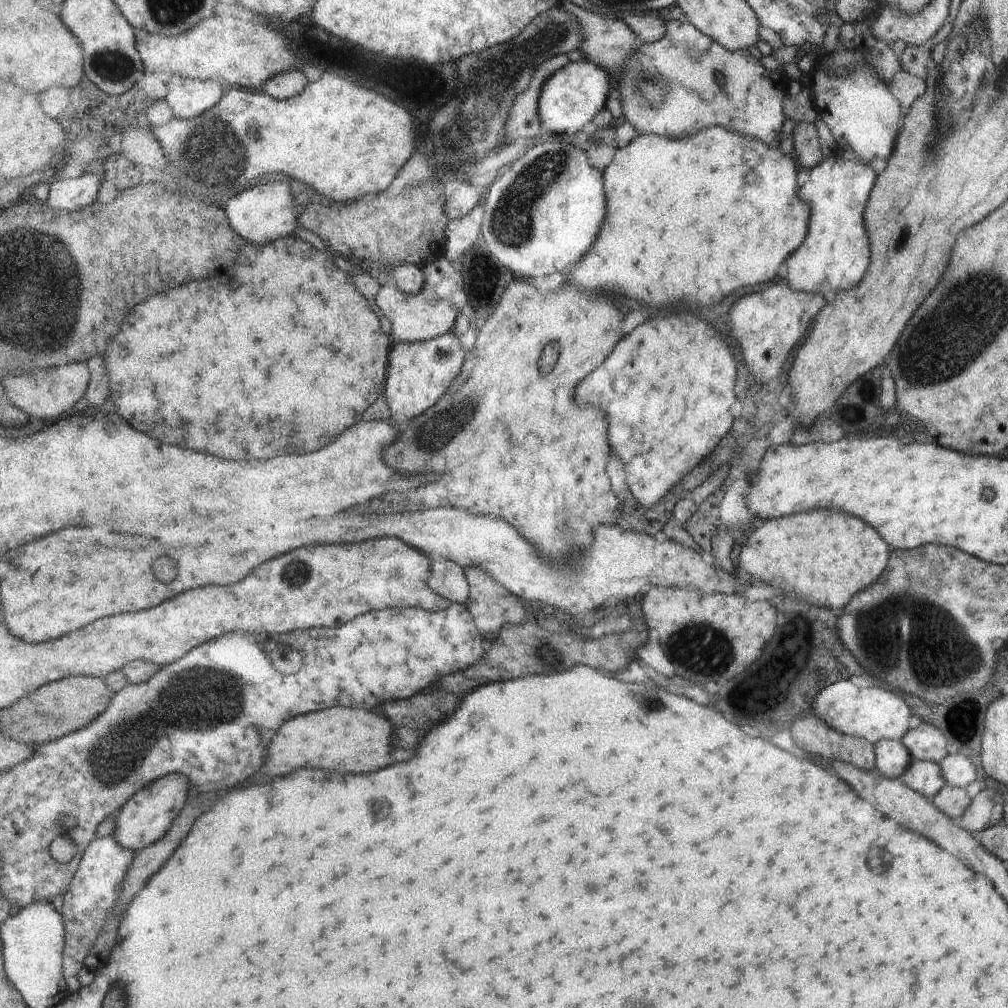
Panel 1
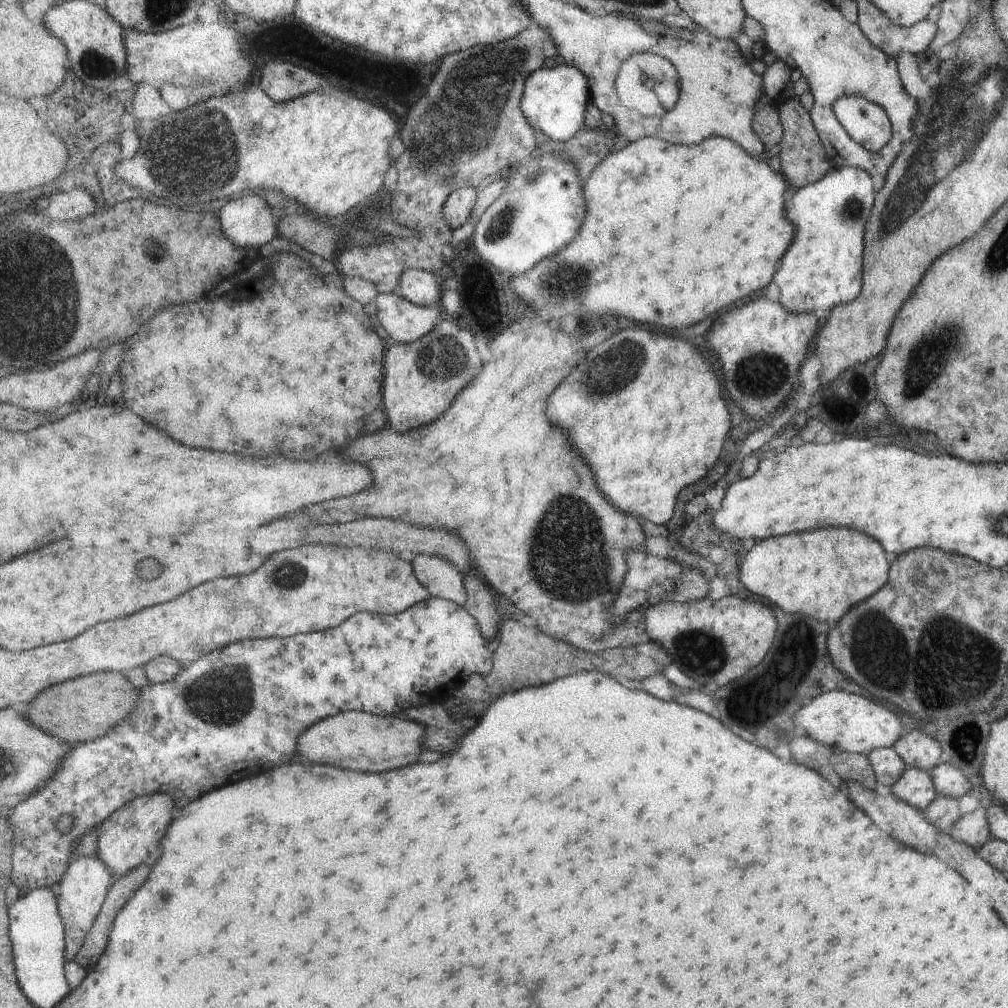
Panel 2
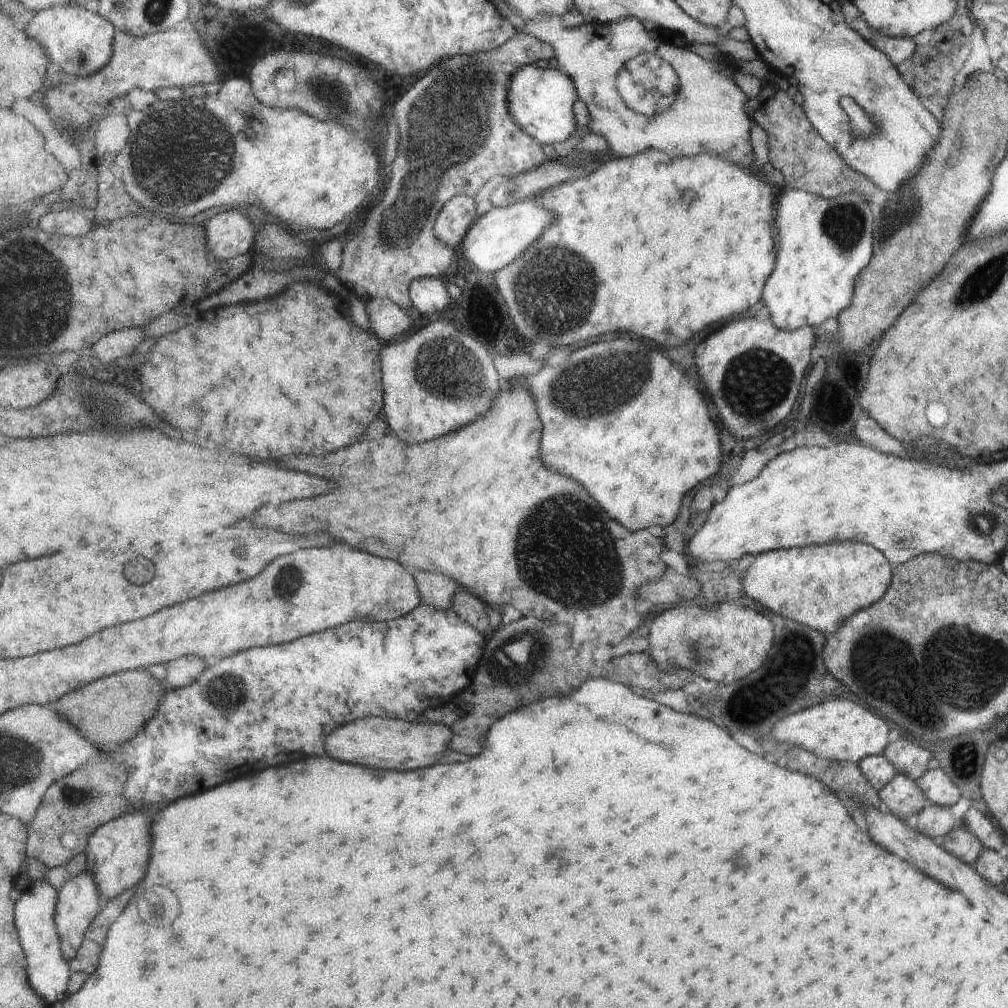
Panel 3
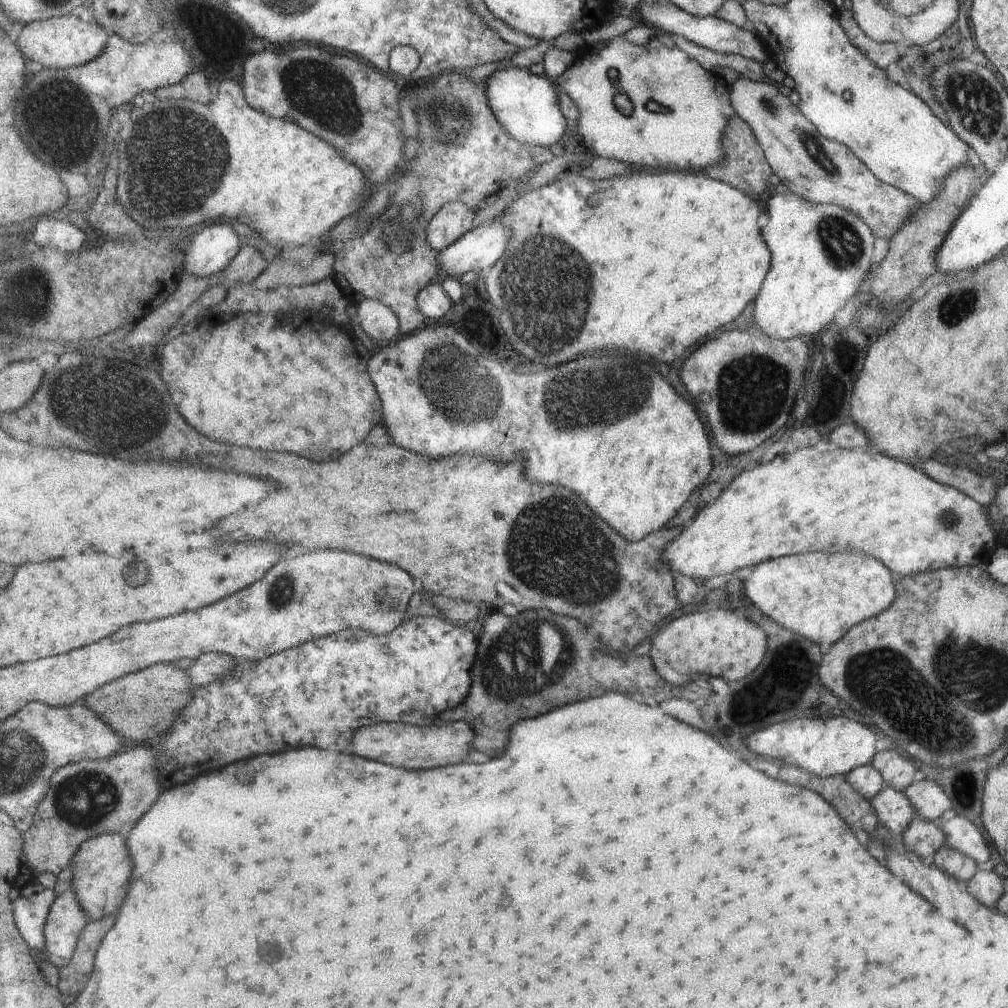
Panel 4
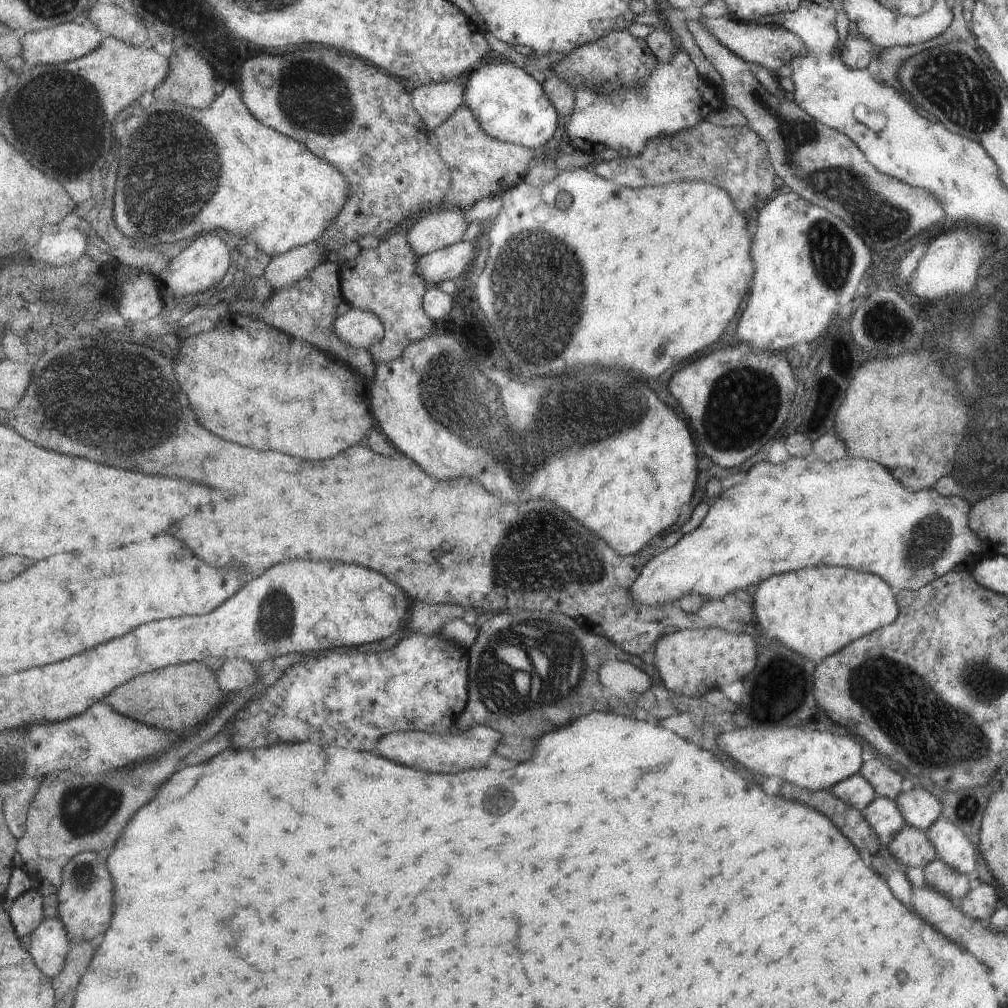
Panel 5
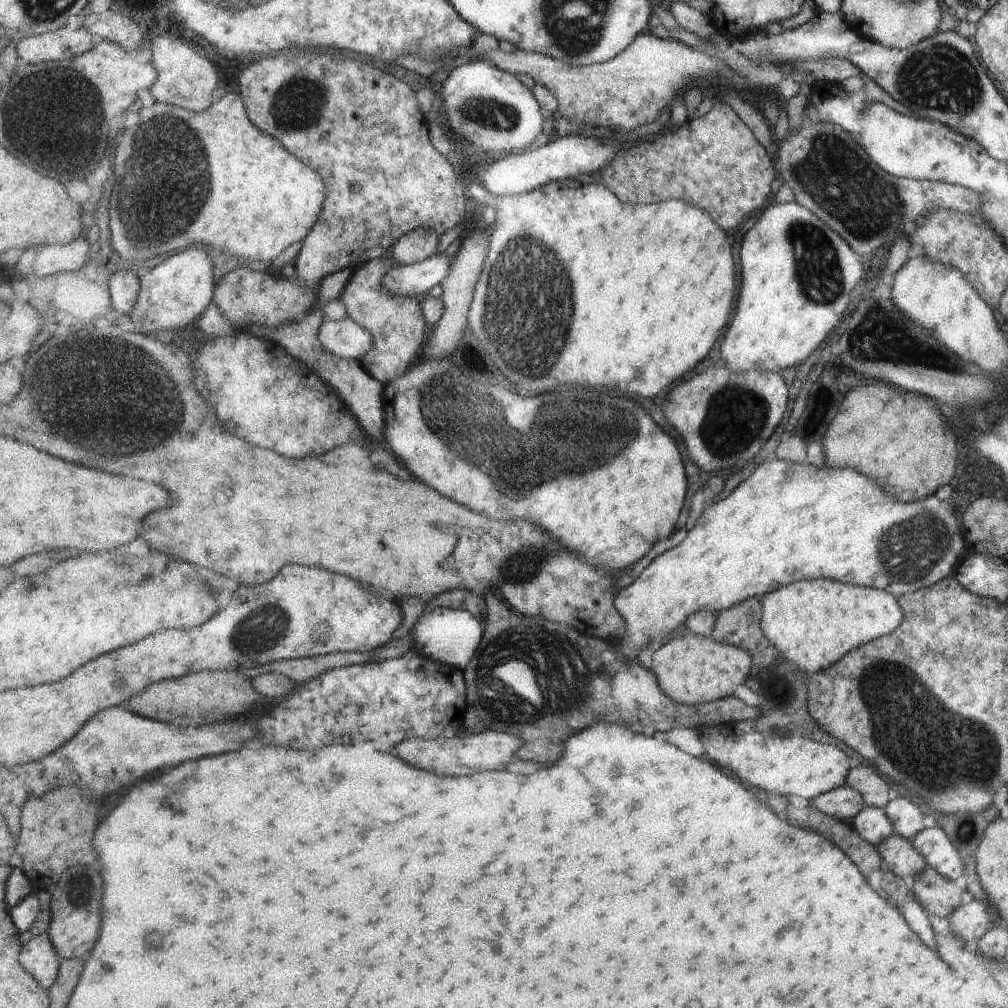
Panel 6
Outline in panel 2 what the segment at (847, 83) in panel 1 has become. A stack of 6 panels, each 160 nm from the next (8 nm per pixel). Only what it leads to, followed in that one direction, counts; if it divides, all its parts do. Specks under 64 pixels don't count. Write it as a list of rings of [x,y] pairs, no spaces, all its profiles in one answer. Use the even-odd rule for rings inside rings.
[[[842,96],[832,104],[832,111],[842,126],[843,133],[849,135],[861,149],[877,152],[891,138],[889,119],[875,103],[861,97]]]

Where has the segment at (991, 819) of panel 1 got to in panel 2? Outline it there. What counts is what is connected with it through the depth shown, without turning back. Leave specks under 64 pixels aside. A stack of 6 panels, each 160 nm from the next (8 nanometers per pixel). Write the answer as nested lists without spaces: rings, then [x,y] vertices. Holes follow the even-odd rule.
[[[979,805],[974,811],[961,815],[947,830],[948,835],[974,850],[983,846],[991,838],[984,810]]]

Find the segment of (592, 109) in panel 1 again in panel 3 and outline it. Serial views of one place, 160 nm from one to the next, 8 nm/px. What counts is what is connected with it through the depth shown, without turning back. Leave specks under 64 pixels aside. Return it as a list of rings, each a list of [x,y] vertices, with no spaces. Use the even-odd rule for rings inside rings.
[[[527,65],[516,70],[510,82],[510,91],[508,92],[508,109],[512,113],[514,120],[520,127],[539,141],[541,144],[555,144],[567,140],[571,134],[575,135],[577,128],[576,104],[580,101],[576,83],[569,75],[561,72],[559,68],[550,65],[547,69],[541,69],[535,66]]]

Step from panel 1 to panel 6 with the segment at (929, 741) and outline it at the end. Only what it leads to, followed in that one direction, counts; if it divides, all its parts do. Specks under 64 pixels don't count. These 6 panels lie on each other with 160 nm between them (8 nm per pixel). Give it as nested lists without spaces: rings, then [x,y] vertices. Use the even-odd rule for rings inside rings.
[[[868,765],[849,768],[843,785],[852,788],[868,807],[882,808],[890,800],[888,798],[887,781],[879,778]]]

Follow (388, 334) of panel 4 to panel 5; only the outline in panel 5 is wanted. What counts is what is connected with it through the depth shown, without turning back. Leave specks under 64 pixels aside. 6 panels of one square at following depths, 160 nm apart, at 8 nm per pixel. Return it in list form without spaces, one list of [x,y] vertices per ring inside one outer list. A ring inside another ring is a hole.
[[[355,307],[347,315],[337,317],[333,326],[337,336],[347,345],[368,351],[386,335],[384,323],[376,314]]]

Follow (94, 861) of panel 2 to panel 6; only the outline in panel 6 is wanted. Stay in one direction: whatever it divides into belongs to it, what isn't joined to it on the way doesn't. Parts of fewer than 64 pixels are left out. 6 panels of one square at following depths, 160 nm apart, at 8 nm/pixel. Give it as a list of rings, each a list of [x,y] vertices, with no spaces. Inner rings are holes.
[[[46,933],[32,937],[23,947],[20,963],[48,991],[57,980],[61,958]]]

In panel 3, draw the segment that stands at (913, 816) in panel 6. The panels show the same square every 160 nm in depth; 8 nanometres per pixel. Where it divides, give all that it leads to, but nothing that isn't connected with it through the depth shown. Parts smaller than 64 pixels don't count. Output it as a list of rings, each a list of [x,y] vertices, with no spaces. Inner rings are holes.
[[[939,768],[926,770],[917,780],[917,786],[931,805],[950,807],[959,800],[958,788]]]

